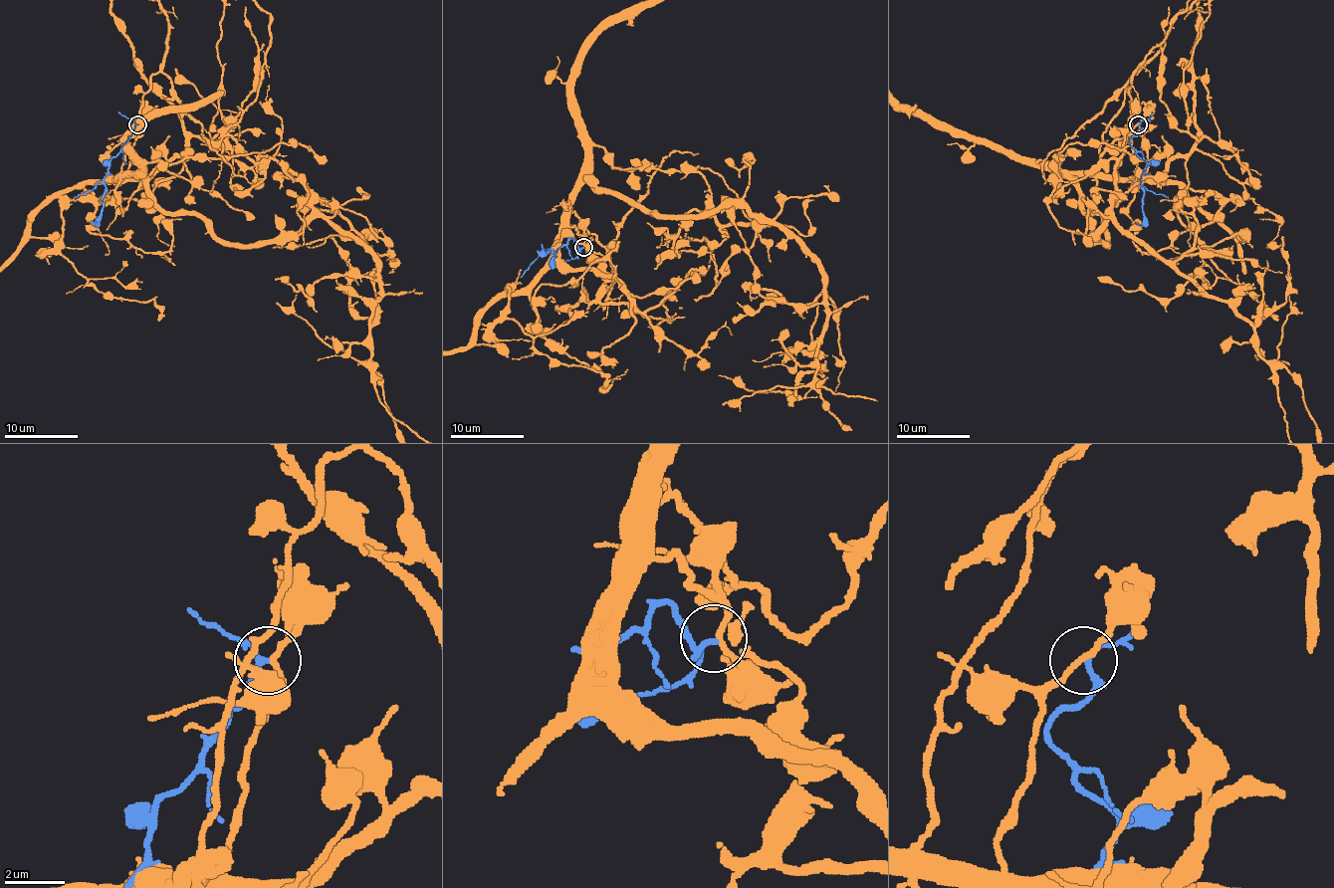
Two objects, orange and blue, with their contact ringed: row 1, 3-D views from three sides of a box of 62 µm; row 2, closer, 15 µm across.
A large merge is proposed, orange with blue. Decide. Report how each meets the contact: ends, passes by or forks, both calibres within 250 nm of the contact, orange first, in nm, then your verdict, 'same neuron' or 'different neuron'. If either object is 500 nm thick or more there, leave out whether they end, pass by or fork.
orange passes by; blue passes by; 190 nm thick on the orange side, 160 nm on the other; different neuron

